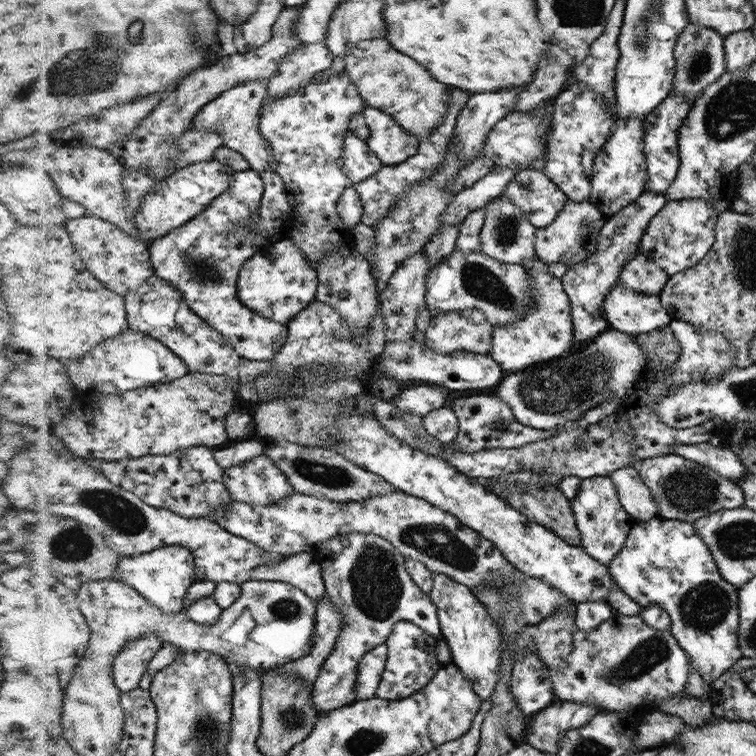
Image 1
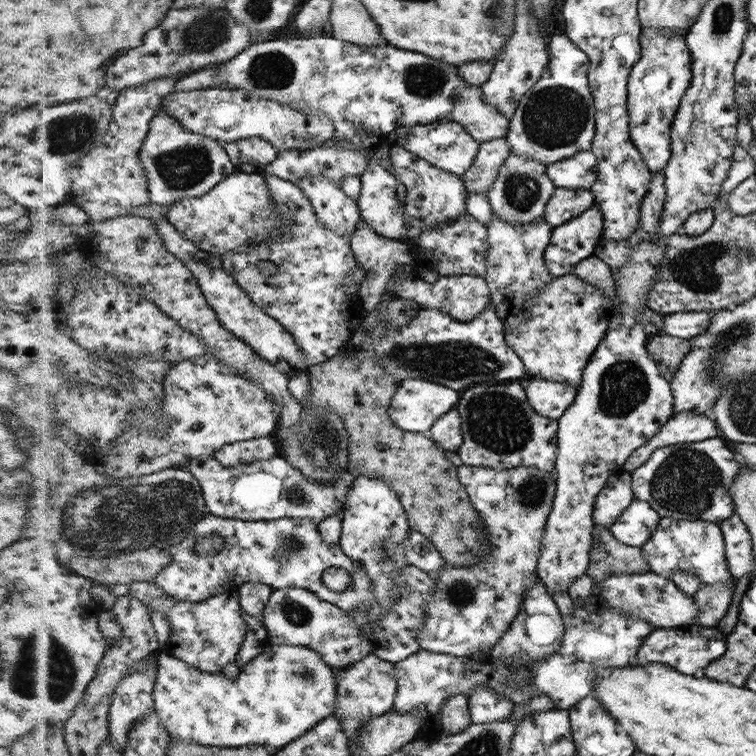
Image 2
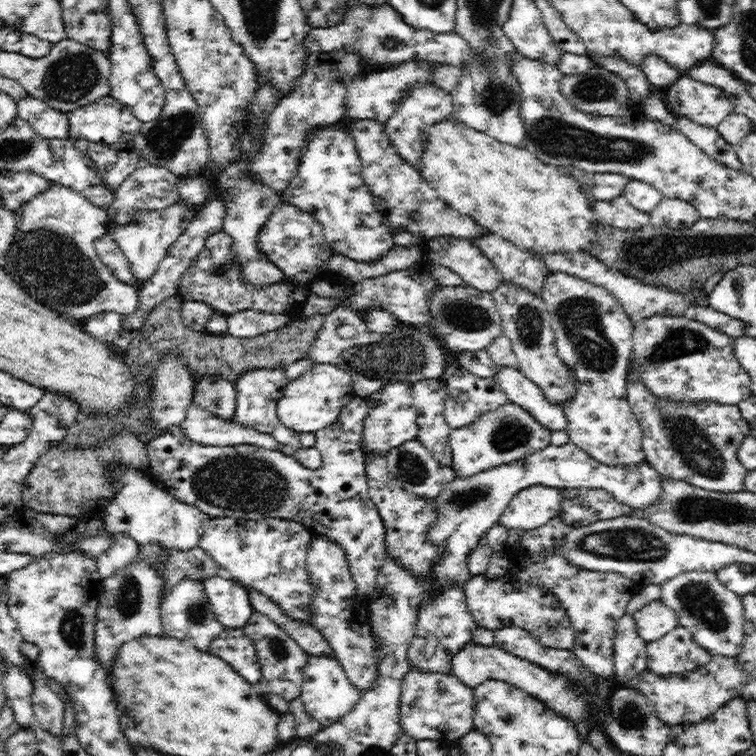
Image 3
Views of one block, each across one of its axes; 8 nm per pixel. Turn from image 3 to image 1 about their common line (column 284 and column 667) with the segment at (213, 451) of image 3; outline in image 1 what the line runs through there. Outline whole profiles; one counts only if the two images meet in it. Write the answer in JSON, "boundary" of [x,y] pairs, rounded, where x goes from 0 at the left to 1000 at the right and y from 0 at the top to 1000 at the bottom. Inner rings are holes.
{"boundary":[[[877,601],[852,607],[843,615],[849,635],[864,651],[872,672],[872,685],[899,688],[917,693],[935,680],[948,675],[981,671],[985,657],[980,642],[958,632],[940,619],[892,601]]]}

